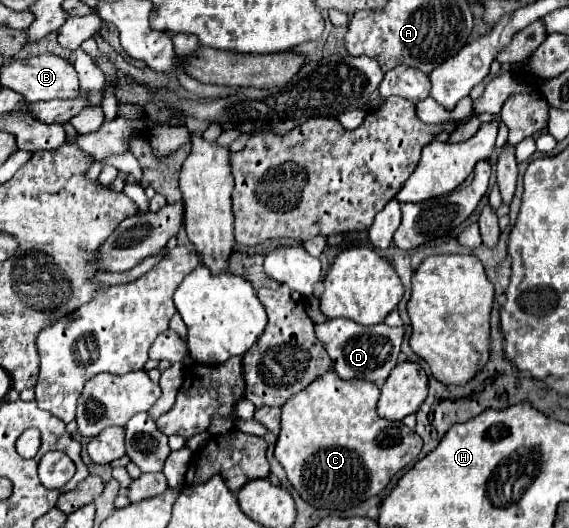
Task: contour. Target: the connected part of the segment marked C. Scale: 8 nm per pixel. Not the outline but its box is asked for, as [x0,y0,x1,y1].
[275,370,423,510]

